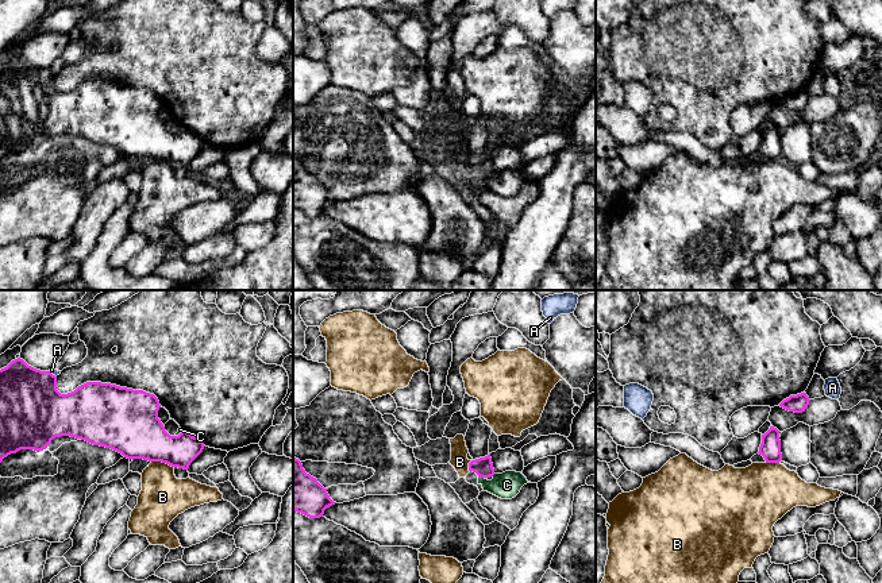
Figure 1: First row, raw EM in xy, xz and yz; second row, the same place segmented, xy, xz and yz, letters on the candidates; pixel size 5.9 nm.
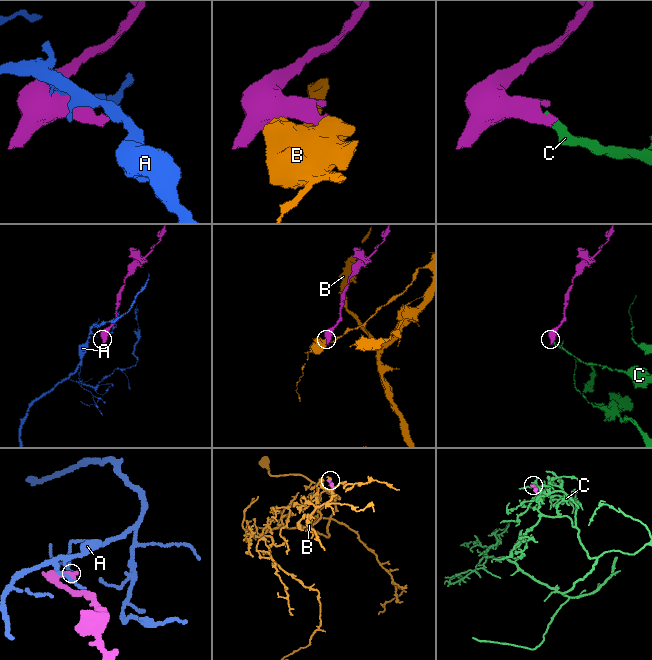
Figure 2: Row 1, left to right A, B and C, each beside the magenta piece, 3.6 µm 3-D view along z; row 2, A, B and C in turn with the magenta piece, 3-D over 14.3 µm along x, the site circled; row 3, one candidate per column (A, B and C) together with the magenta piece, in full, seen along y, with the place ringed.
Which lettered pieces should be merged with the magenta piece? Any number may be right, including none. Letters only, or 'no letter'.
no letter

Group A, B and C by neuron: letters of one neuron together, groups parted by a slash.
A / B / C

